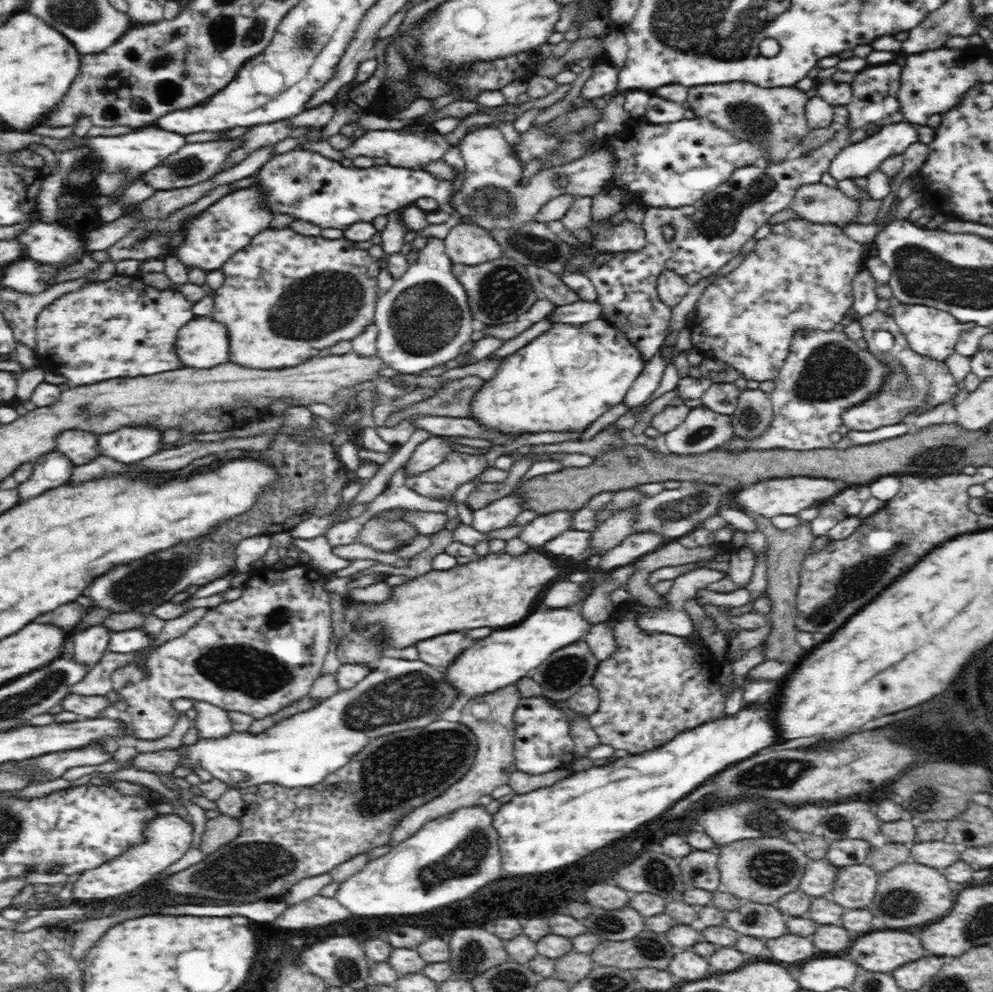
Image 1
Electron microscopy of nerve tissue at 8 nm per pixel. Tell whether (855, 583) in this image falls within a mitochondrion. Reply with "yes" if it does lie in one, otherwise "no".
yes

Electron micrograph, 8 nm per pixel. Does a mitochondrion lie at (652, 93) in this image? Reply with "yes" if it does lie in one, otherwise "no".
no

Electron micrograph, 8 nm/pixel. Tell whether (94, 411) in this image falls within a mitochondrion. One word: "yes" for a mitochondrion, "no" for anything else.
yes

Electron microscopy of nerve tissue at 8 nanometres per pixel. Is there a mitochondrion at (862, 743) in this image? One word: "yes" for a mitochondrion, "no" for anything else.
no

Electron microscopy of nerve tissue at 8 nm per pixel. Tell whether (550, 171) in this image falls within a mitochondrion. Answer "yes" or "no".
no

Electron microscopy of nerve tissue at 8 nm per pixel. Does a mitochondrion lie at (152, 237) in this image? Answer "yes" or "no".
yes

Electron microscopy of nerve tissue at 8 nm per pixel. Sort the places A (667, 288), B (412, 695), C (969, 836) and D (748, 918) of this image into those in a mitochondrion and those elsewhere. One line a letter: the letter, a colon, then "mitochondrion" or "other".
A: other
B: mitochondrion
C: other
D: mitochondrion

